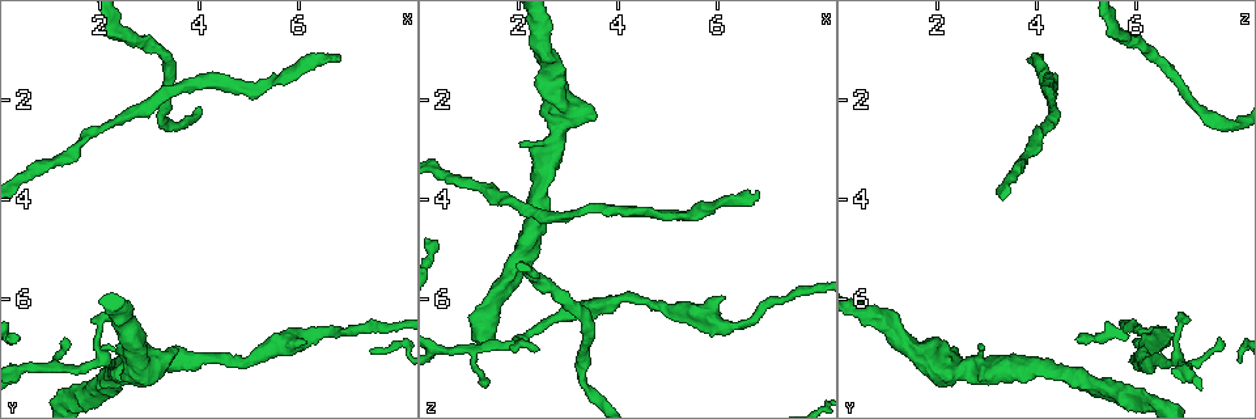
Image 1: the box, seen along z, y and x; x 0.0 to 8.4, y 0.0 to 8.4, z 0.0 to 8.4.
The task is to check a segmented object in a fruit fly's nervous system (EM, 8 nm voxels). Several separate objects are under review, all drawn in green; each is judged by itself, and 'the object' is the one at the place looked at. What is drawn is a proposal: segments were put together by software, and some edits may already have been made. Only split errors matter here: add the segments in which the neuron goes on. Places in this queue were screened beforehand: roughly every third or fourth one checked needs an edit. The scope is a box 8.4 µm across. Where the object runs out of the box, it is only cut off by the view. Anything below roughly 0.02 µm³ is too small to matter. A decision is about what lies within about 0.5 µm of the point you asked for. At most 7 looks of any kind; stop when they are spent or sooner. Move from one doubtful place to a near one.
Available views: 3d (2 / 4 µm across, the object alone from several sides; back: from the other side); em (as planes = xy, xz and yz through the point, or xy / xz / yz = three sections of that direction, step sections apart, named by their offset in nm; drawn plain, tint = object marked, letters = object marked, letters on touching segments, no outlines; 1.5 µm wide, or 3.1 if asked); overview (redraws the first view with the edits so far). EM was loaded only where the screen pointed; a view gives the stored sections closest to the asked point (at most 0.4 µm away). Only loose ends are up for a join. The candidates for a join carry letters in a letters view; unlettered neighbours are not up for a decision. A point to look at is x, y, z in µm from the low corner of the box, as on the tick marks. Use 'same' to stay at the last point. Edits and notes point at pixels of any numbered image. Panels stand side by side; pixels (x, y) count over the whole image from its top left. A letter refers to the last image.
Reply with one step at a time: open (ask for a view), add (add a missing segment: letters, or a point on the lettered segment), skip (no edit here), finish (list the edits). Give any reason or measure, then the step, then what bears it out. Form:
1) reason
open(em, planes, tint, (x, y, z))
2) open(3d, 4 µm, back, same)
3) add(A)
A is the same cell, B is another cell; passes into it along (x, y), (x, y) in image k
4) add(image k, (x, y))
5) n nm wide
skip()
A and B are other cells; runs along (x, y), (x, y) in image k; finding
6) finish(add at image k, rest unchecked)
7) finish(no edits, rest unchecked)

open(3d, 4 µm, (3.50, 7.00, 2.40))

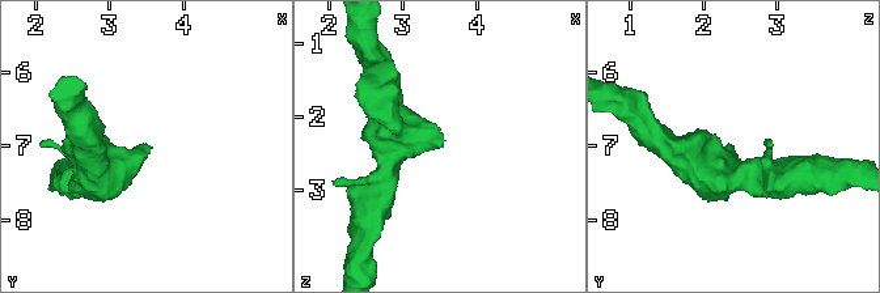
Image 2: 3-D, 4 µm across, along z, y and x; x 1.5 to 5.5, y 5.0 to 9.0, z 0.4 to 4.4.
open(em, planes, tint, (3.55, 7.05, 2.40))

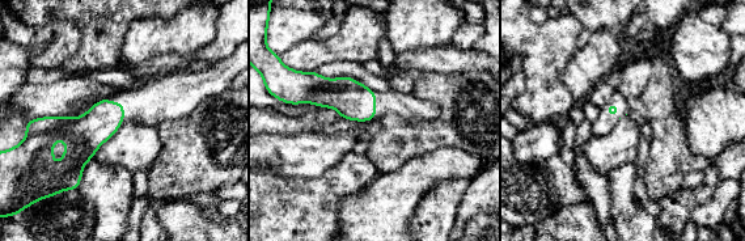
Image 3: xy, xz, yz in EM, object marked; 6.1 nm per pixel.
what lies round it
open(em, planes, letters, same)

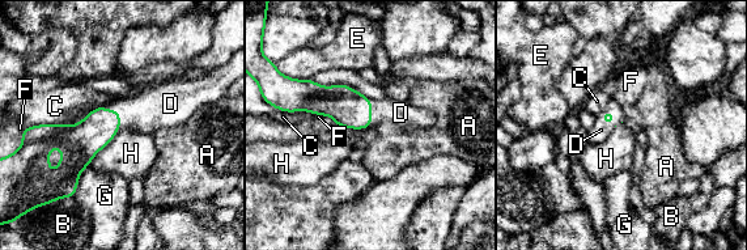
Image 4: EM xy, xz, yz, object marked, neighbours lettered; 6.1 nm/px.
add(D)
D is the same cell, A, B, C, E, F, G and H are other cells; the neuron continues

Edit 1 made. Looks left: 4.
tapers out
open(3d, 4 µm, (1.25, 6.75, 7.65))

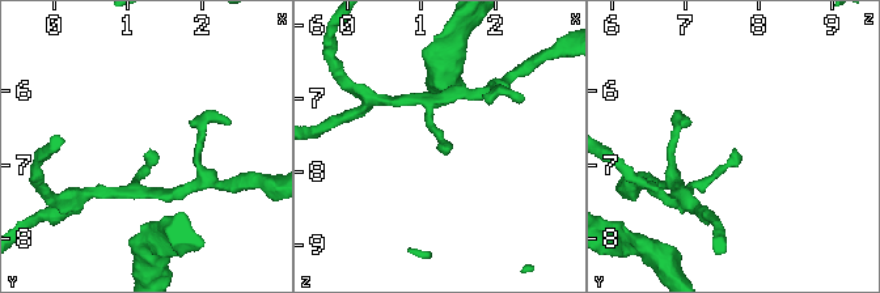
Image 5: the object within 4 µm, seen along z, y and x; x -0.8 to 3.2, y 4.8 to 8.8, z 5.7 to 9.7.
open(em, xy, step 4, plain, (1.25, 6.80, 7.65))

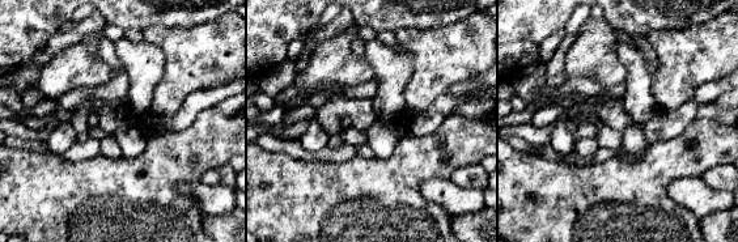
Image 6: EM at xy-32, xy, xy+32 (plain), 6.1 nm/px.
open(em, xy, step 4, letters, same)

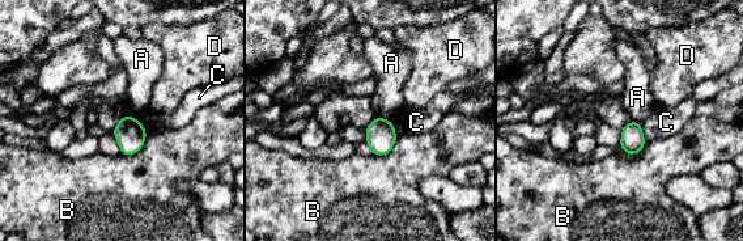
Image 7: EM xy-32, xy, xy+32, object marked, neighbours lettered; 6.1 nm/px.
skip()
A, B, C and D are other cells; border along (132, 117), (147, 131) in image 7; none of them fits

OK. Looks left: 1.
finish(add at image 4, rest unchecked)

